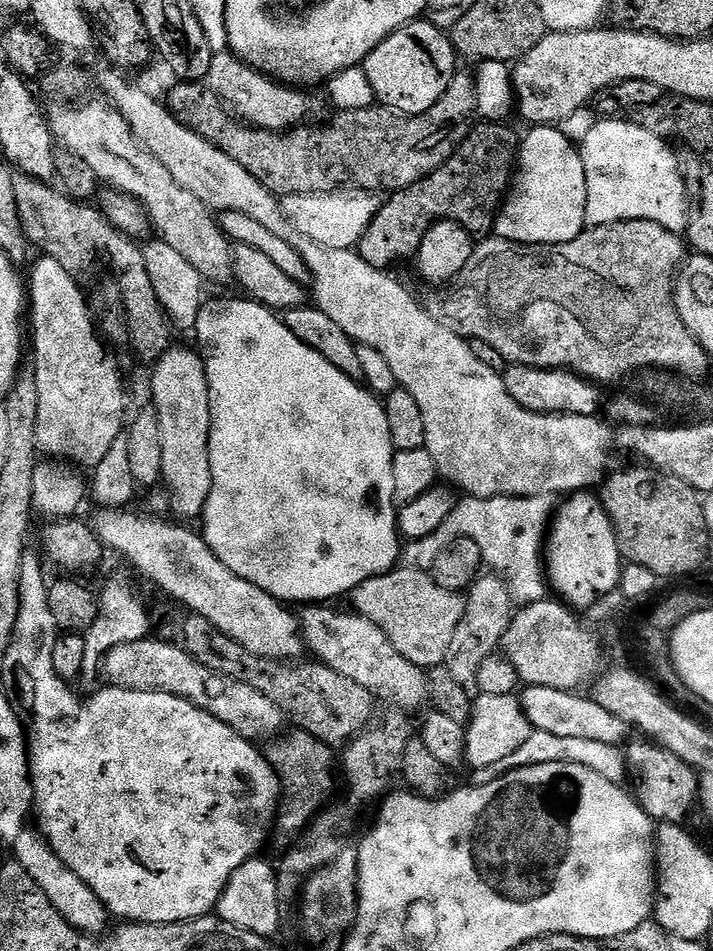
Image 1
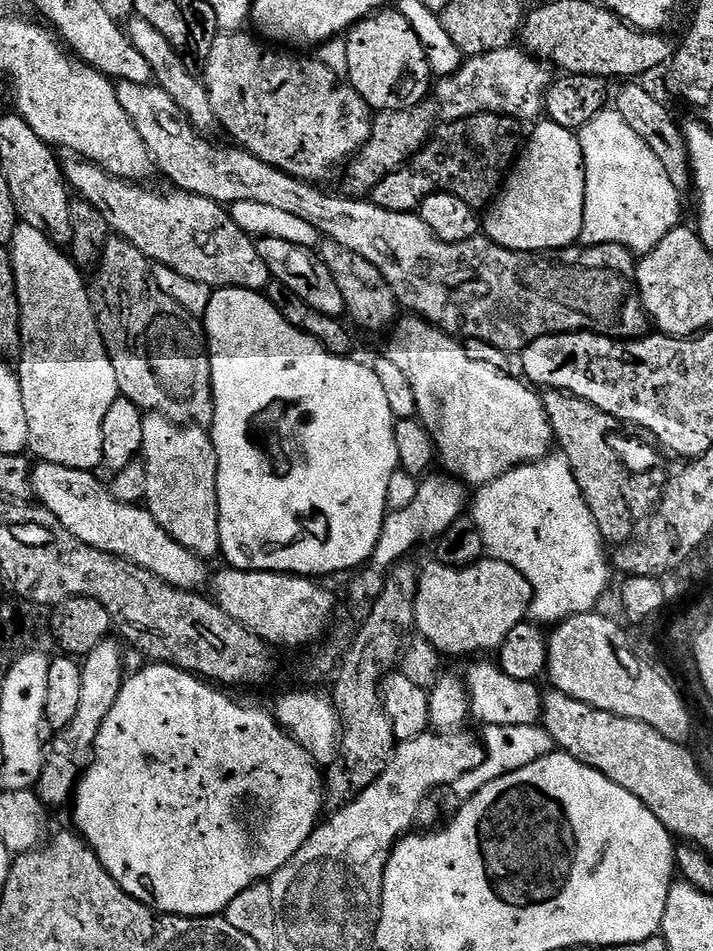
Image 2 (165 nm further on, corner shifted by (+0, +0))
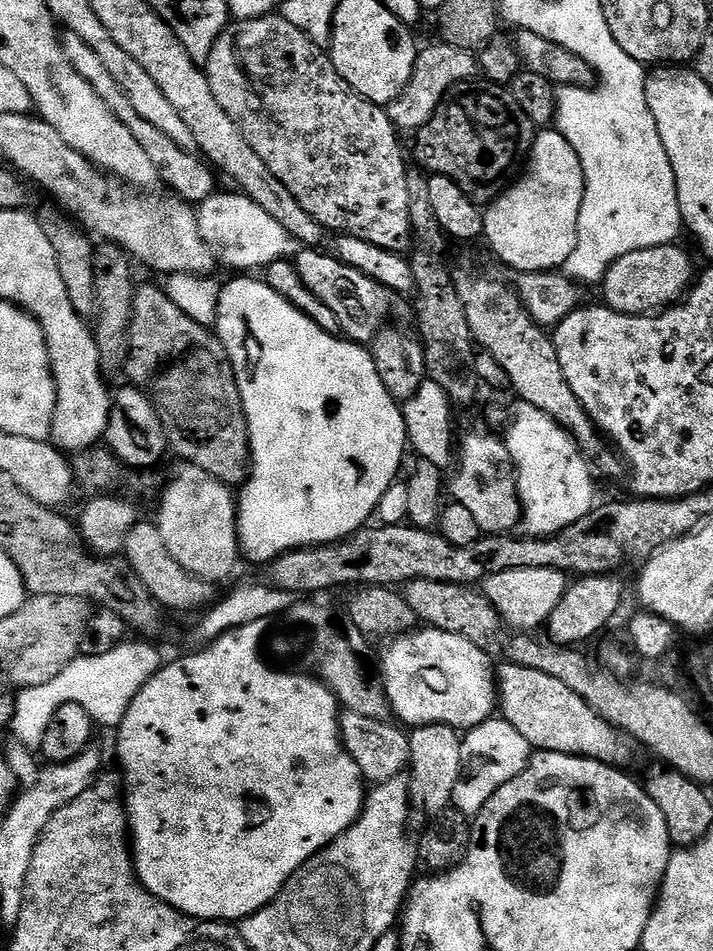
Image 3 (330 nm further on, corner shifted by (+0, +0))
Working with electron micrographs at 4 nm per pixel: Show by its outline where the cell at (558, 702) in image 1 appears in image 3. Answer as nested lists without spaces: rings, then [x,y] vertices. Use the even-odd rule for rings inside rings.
[[[427,626],[389,639],[387,644],[378,676],[397,721],[408,726],[448,724],[467,730],[493,719],[498,708],[498,676],[485,649],[465,636]]]

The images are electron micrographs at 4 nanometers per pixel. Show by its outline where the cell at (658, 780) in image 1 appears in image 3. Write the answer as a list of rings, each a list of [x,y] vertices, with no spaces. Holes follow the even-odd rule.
[[[501,663],[498,668],[498,712],[533,750],[561,752],[571,756],[586,756],[603,764],[611,764],[621,770],[636,756],[638,744],[628,733],[616,728],[606,718],[585,702],[570,686],[542,674],[542,670],[530,670],[530,666]]]

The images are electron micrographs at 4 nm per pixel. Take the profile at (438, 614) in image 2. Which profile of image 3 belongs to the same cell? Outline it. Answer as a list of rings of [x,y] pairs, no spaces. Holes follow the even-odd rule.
[[[523,568],[522,570],[502,570],[500,574],[490,574],[482,581],[482,591],[493,610],[500,615],[501,621],[512,630],[536,630],[536,627],[547,625],[550,614],[554,614],[554,606],[562,602],[564,592],[570,580],[559,568]]]

